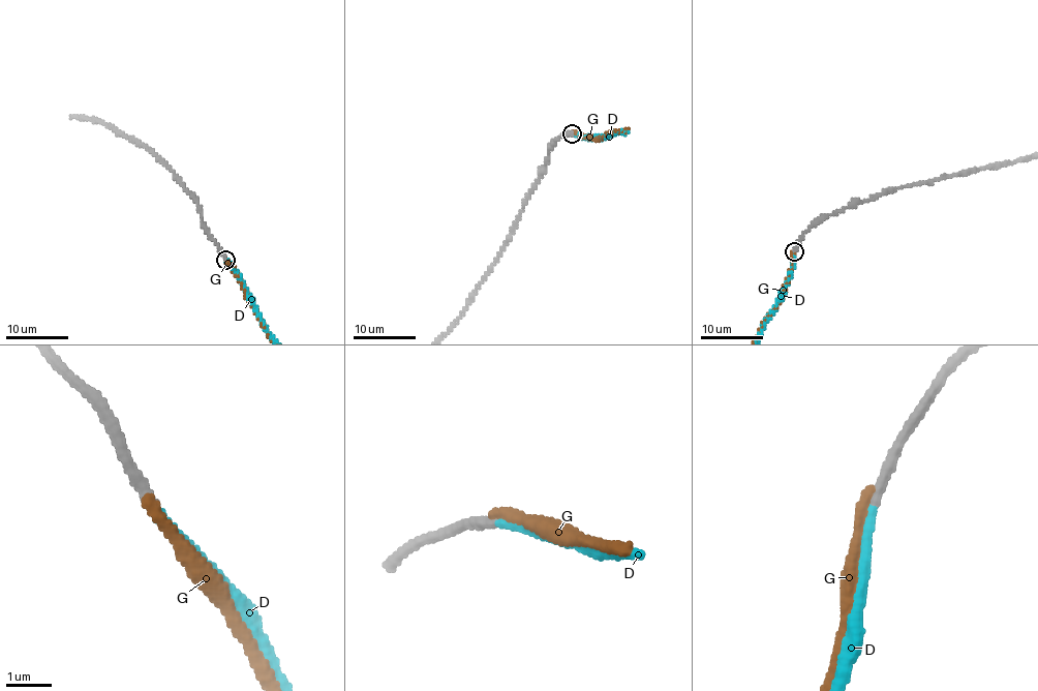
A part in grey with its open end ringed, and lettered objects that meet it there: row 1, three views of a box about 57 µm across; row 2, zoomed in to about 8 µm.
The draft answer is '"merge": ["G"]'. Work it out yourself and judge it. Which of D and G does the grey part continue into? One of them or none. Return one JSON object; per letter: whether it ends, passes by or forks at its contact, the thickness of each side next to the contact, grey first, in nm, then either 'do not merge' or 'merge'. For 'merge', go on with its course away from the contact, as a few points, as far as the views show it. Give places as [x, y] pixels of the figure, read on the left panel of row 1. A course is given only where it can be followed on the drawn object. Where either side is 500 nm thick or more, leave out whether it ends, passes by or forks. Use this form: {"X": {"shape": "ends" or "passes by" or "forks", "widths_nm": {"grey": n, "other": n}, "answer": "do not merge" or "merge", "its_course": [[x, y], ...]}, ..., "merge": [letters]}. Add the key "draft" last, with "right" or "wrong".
{"D": {"shape": "ends", "widths_nm": {"grey": 260, "other": 240}, "answer": "merge"}, "G": {"shape": "ends", "widths_nm": {"grey": 280, "other": 240}, "answer": "do not merge"}, "merge": ["D"], "draft": "wrong"}

